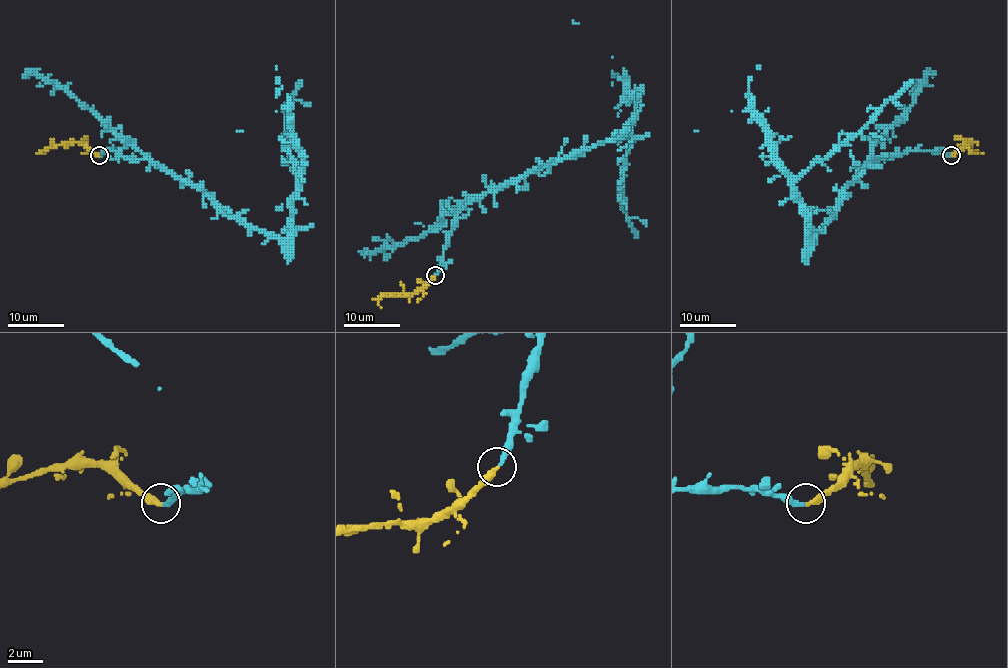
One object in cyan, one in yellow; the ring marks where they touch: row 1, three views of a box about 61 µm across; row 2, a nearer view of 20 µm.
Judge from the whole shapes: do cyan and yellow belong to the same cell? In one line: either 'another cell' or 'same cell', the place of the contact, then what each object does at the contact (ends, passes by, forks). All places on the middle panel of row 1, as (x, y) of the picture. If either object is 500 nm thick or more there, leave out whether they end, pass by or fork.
same cell | (435, 275) | cyan ends | yellow ends

